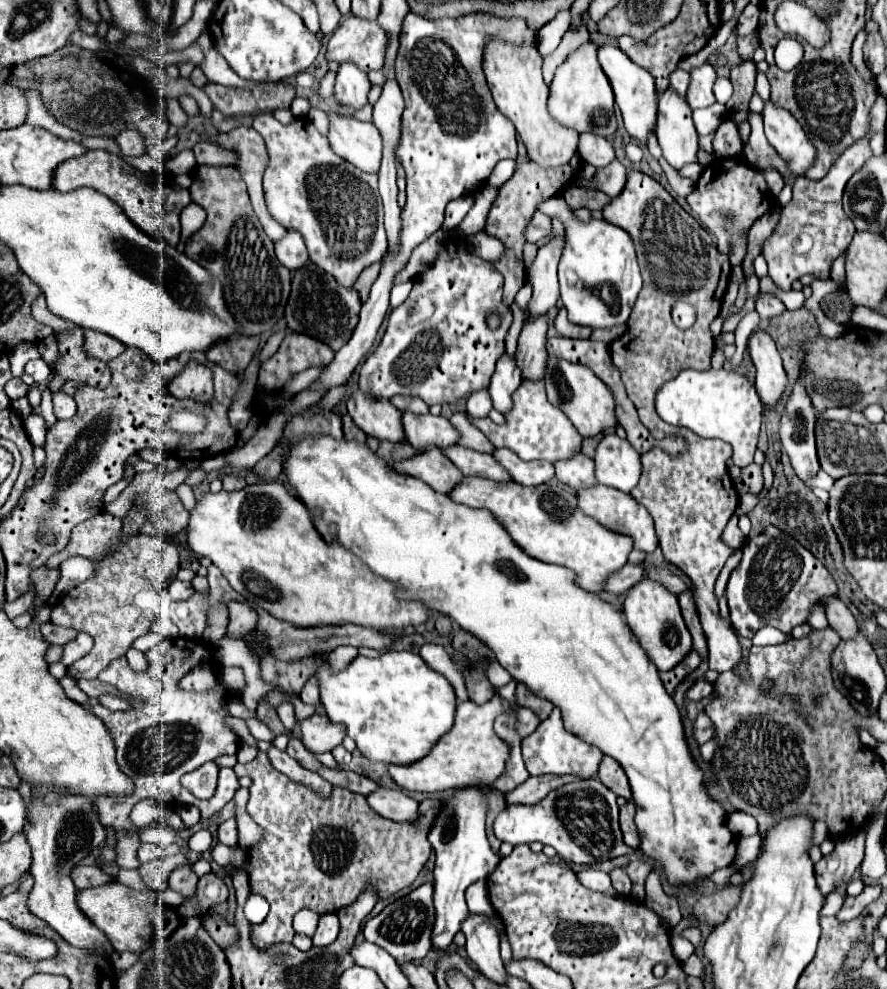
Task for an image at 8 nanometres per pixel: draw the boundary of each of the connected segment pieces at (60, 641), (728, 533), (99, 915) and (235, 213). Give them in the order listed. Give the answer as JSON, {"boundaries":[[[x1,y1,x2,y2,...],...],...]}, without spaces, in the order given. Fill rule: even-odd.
{"boundaries":[[[47,621,41,625,41,633,45,635,45,639,51,643,51,645,65,645,69,641,73,641,79,631,73,629,73,627,63,627,63,625,55,625,53,621]],[[733,515,733,517,729,519,729,523,727,523,727,527,725,527,723,535,721,535,721,539,723,539,729,547,735,547,735,549,739,549,739,547,743,545,743,541,745,541,745,535,741,533,741,529,739,529,737,521,739,521,739,517,737,517,737,515]],[[119,881,77,891,77,905,81,911,85,911,85,917,109,937,115,951,141,953,147,947,151,947,157,939,169,937,181,923,181,917,177,917,177,913,167,907,167,929,165,929,165,903,161,901,161,895,133,891]],[[199,165,193,175,193,185,189,187,193,203,201,205,207,211,205,225,193,233,185,243,185,255,193,261,197,261,203,269,207,269,219,283,223,285,223,297,229,313,233,315,237,329,241,335,261,335,273,331,273,327,285,317,285,303,291,291,291,271,283,267,275,253,273,253,273,241,265,235,247,195,247,187,233,167,207,167]]]}

